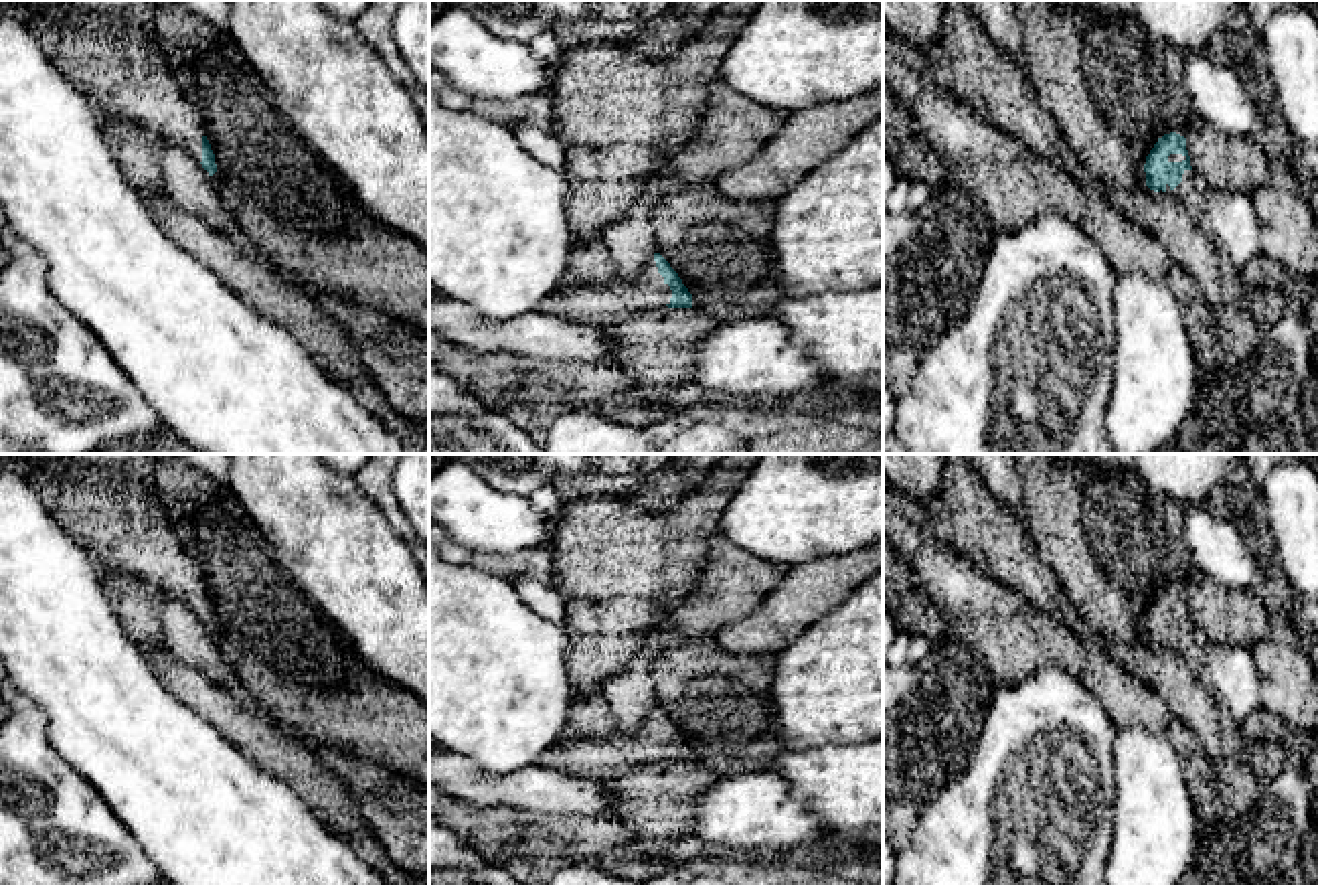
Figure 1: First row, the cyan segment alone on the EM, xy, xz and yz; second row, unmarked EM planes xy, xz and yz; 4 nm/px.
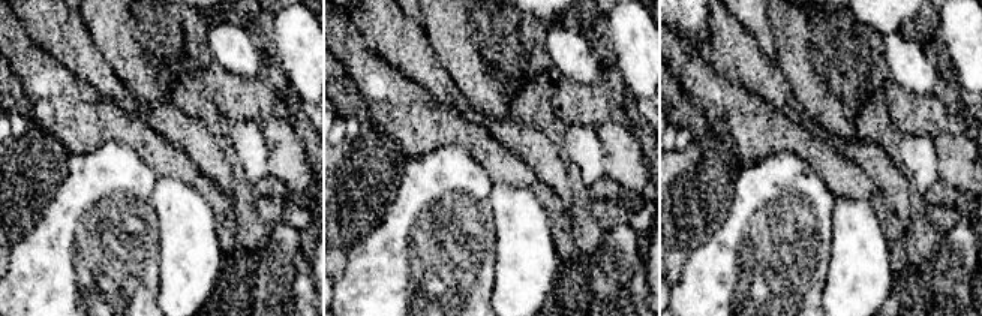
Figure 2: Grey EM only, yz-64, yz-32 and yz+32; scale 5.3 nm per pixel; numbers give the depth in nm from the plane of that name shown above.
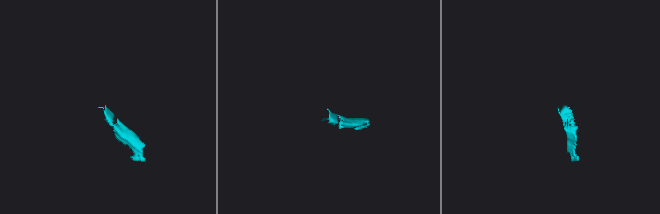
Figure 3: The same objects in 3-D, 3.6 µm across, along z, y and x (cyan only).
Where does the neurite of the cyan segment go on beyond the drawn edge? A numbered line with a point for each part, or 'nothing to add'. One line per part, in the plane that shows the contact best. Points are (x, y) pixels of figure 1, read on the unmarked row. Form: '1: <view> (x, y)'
1: xz (602, 758)

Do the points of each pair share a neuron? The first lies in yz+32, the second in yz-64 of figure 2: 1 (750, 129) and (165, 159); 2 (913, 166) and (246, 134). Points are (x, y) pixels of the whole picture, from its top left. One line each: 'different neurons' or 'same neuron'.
1: same neuron
2: same neuron

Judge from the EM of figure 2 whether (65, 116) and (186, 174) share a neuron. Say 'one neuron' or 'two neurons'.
one neuron

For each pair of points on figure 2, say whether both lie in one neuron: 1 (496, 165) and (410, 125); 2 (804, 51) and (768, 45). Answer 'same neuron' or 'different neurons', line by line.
1: same neuron
2: different neurons

